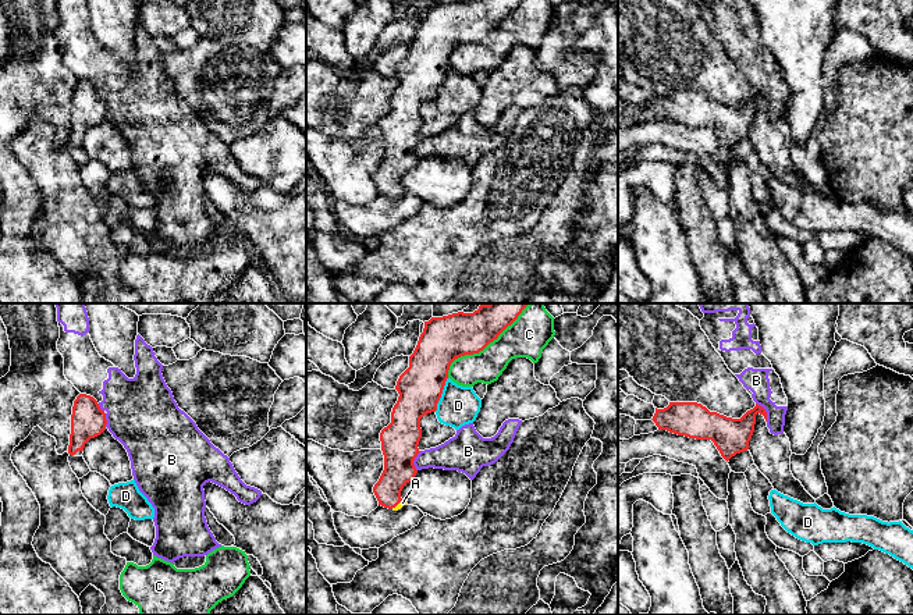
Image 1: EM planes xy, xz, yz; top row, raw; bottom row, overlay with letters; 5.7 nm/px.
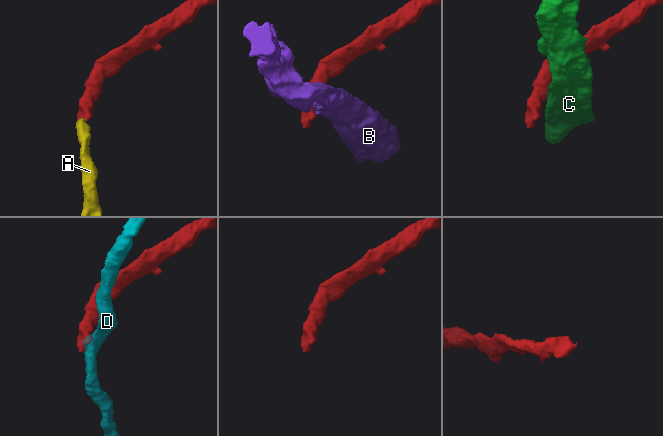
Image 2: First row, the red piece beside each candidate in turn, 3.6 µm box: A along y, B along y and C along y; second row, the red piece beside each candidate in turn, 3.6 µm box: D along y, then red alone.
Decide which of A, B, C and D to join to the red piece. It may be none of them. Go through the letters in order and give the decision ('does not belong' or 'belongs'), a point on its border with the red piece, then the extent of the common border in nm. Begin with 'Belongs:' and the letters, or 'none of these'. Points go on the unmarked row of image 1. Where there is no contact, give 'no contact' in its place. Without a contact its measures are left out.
Belongs: A
A: belongs; meets red in xz at (397, 192); contact 90 nm long
B: does not belong; meets red in yz at (764, 99); contact 130 nm long
C: does not belong; meets red in xz at (479, 39); contact 600 nm long
D: does not belong; meets red in xz at (441, 81); contact 220 nm long

